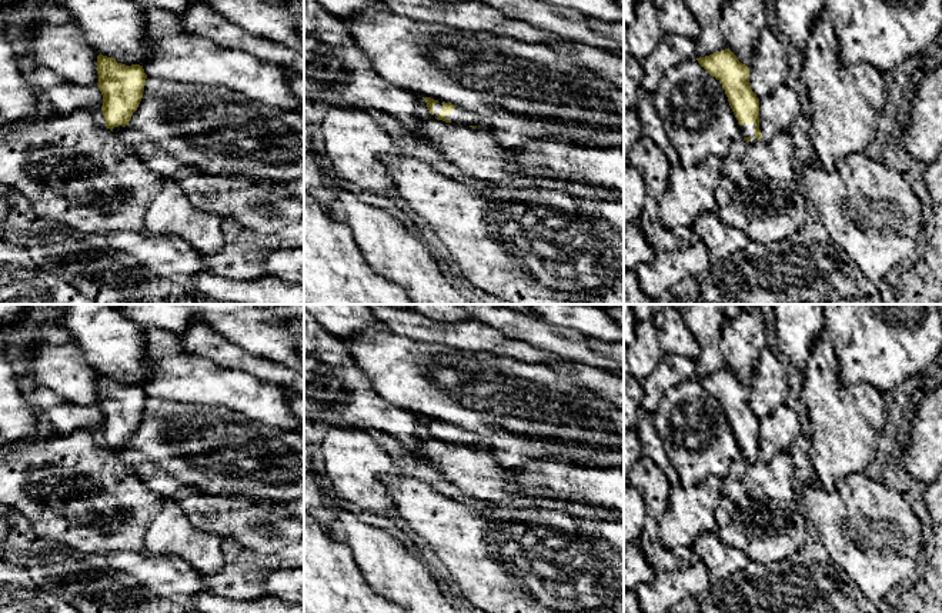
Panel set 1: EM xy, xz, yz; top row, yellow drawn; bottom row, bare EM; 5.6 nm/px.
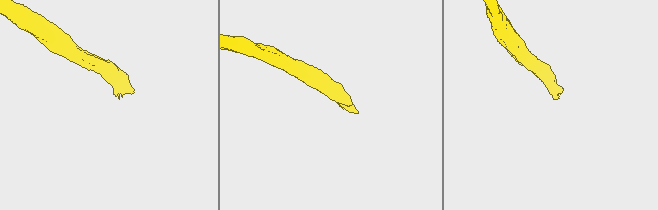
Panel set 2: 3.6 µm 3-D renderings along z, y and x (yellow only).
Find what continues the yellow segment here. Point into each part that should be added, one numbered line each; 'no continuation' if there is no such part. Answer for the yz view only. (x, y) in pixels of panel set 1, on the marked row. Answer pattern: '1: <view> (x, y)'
1: yz (747, 130)

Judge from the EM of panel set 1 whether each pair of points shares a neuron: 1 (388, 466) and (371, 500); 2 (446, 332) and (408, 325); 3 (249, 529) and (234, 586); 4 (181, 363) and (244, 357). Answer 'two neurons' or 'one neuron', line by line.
1: one neuron
2: one neuron
3: two neurons
4: two neurons

